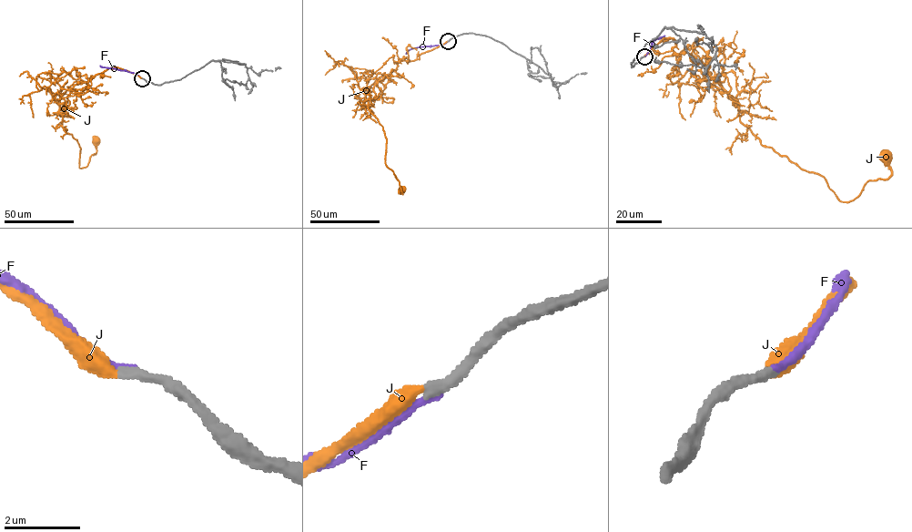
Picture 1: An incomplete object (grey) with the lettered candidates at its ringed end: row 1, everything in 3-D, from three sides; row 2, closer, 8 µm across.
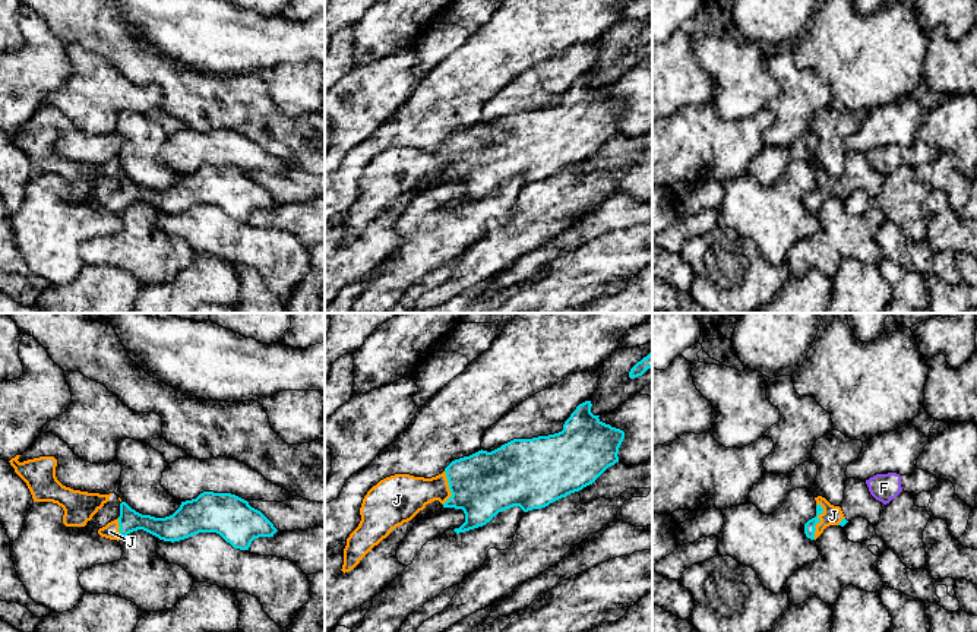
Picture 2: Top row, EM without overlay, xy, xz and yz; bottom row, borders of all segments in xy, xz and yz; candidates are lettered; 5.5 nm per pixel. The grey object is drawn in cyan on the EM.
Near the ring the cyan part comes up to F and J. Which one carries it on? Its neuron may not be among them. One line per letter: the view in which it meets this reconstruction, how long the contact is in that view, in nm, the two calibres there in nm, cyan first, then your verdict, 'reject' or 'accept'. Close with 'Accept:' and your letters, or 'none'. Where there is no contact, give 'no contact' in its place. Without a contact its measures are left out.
F: no contact | reject
J: yz | 200 nm | 60/110 nm | accept
Accept: J

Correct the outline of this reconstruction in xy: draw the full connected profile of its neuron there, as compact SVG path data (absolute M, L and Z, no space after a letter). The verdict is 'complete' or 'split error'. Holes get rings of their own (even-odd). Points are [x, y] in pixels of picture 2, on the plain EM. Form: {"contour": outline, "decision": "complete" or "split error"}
{"contour": "M203 164L196 171L181 174L170 189L142 187L126 174L120 189L98 202L101 209L120 212L143 202L164 214L180 214L199 205L216 205L234 221L249 222L259 209L274 209L274 196L247 173L231 165Z", "decision": "split error"}

